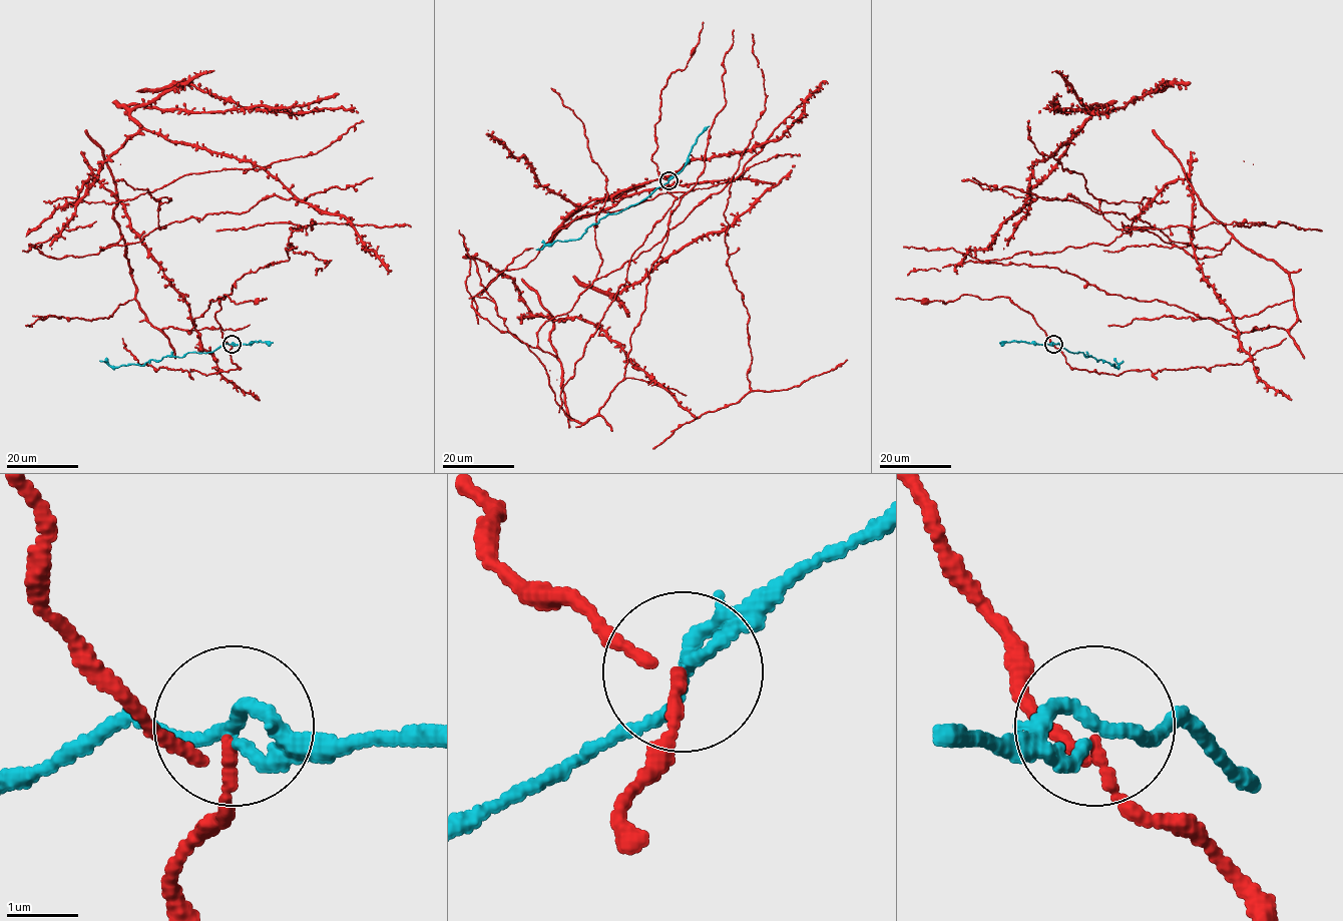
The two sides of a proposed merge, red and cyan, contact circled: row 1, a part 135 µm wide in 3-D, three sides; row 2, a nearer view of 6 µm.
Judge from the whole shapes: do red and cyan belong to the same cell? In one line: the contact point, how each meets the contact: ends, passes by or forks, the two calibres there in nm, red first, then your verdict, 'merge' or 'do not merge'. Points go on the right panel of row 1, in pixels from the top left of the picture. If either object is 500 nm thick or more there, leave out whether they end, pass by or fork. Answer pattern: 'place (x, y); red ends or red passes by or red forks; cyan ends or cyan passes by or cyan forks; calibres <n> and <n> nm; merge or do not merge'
place (1053, 344); red passes by; cyan passes by; calibres 110 and 170 nm; do not merge

